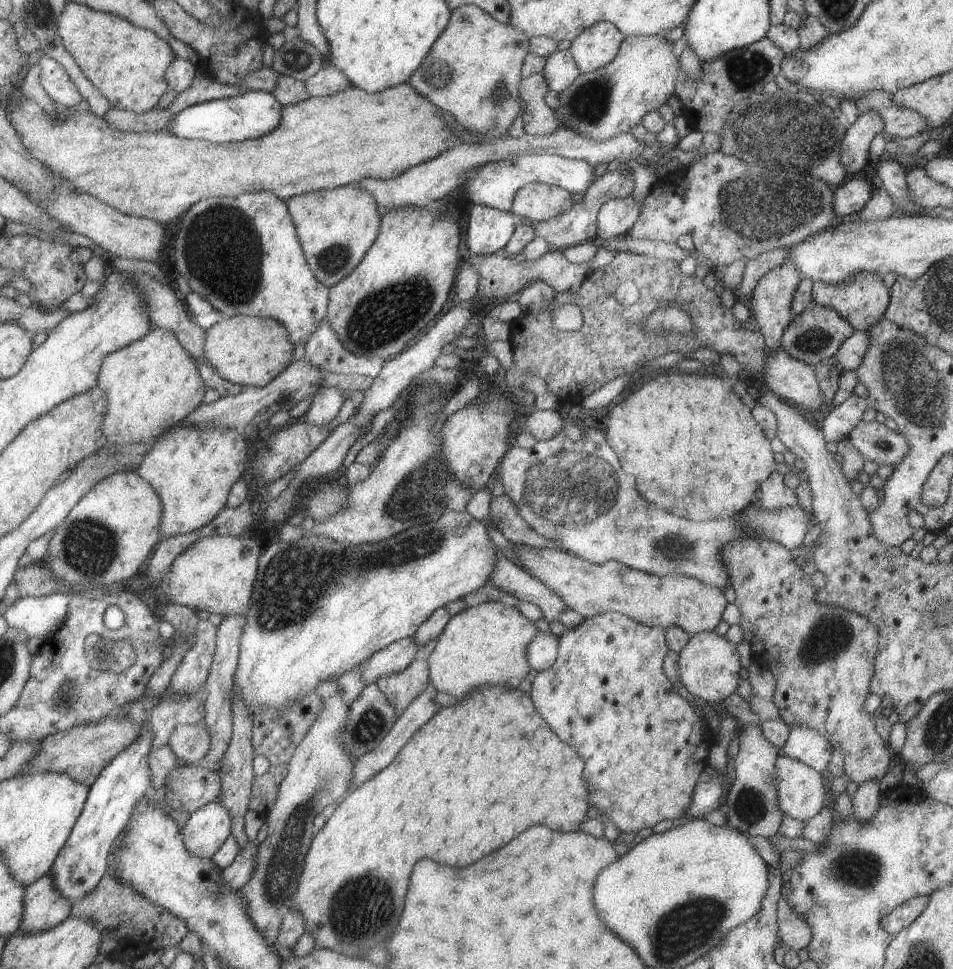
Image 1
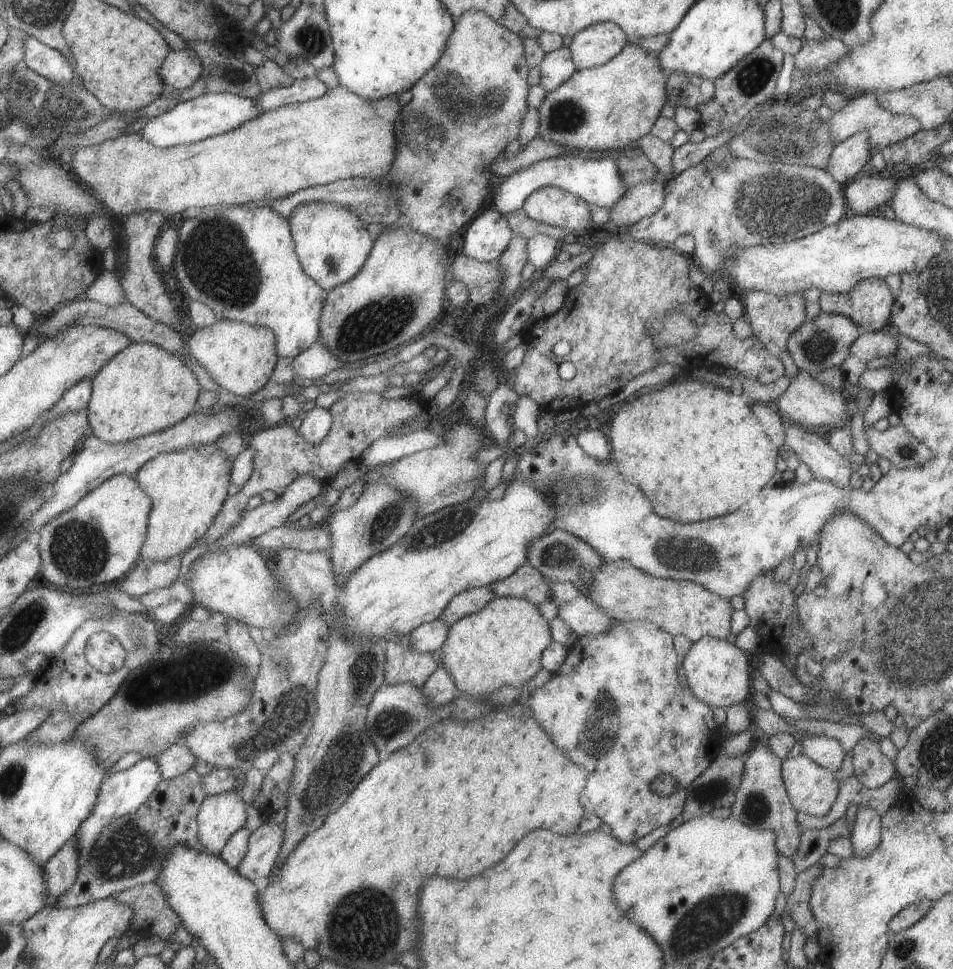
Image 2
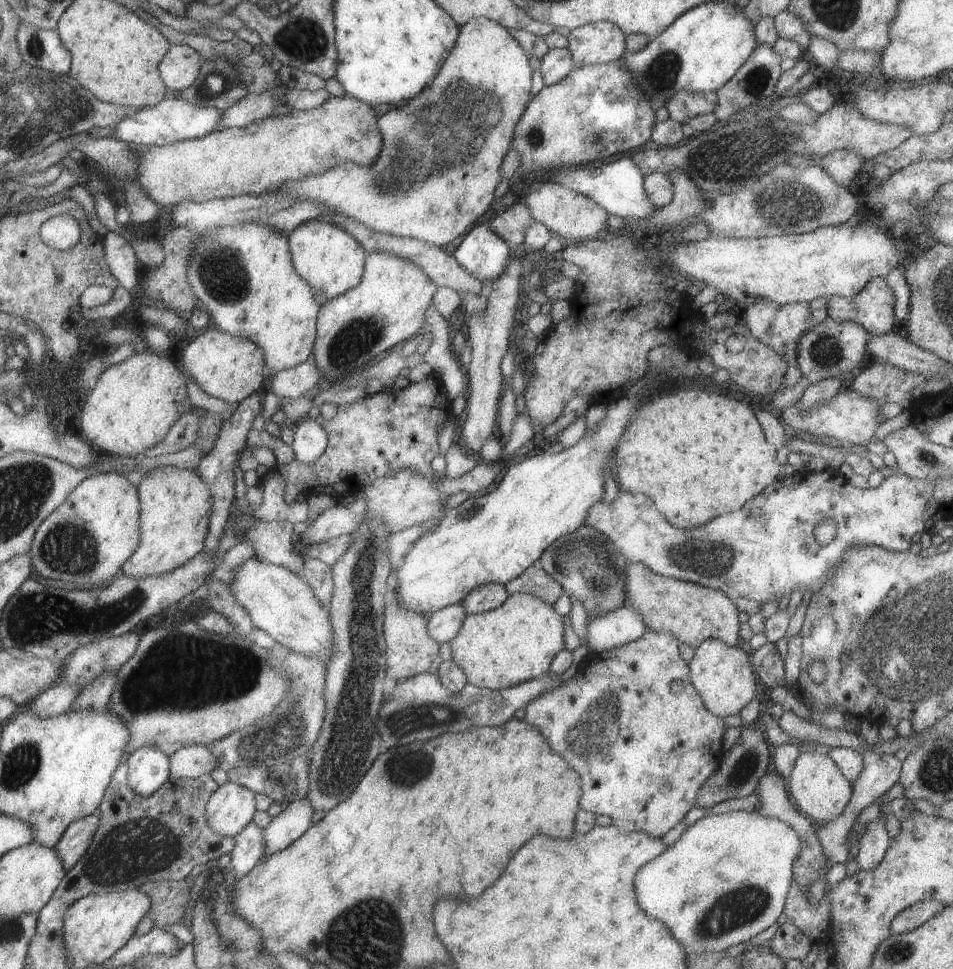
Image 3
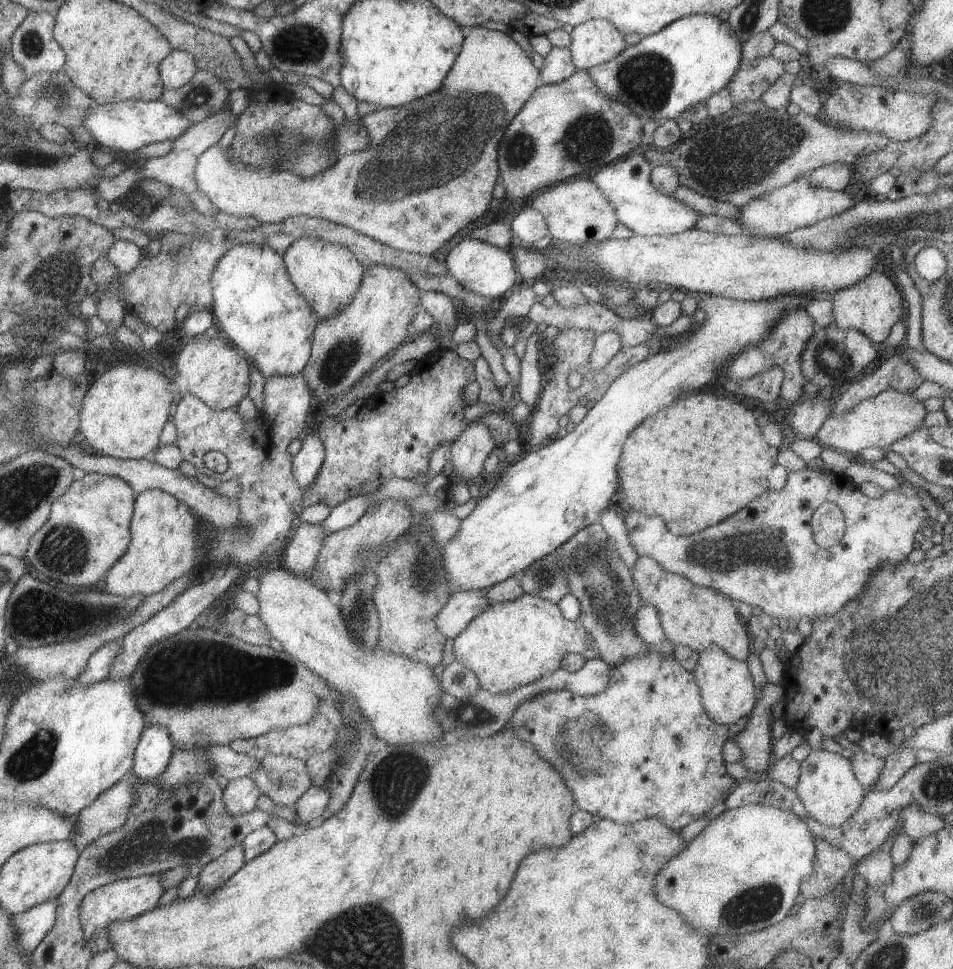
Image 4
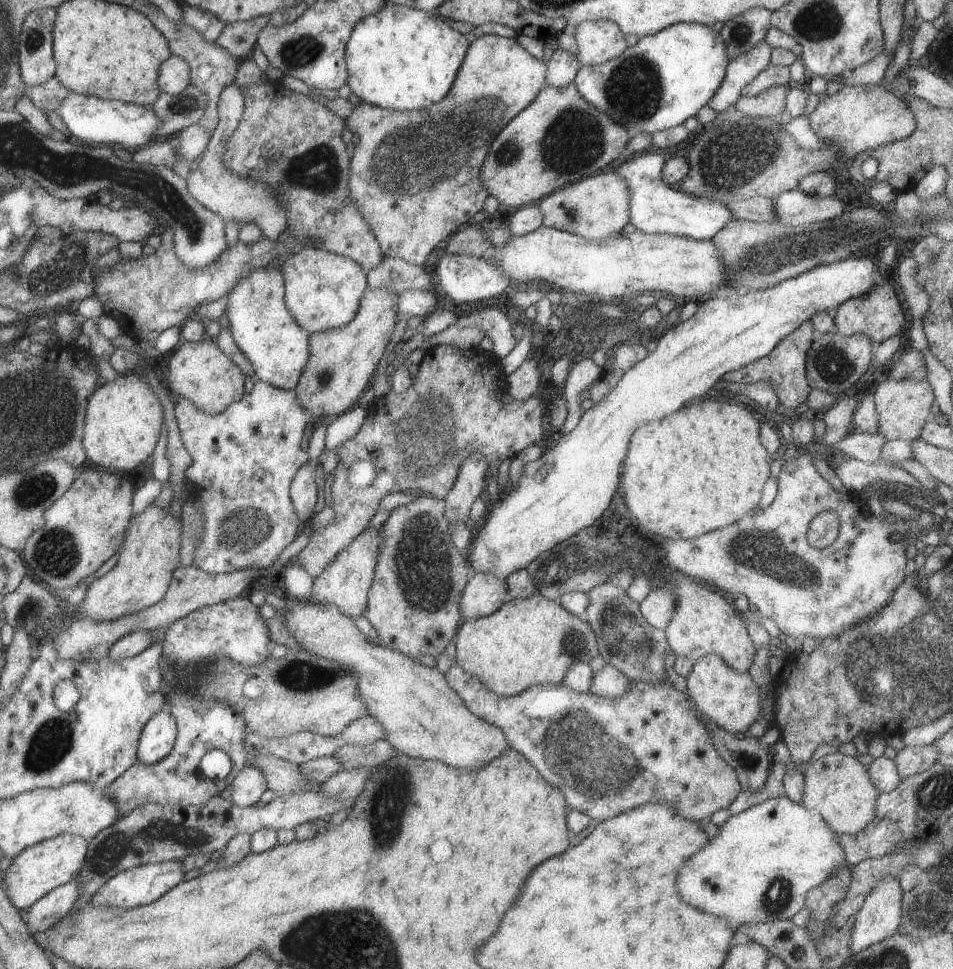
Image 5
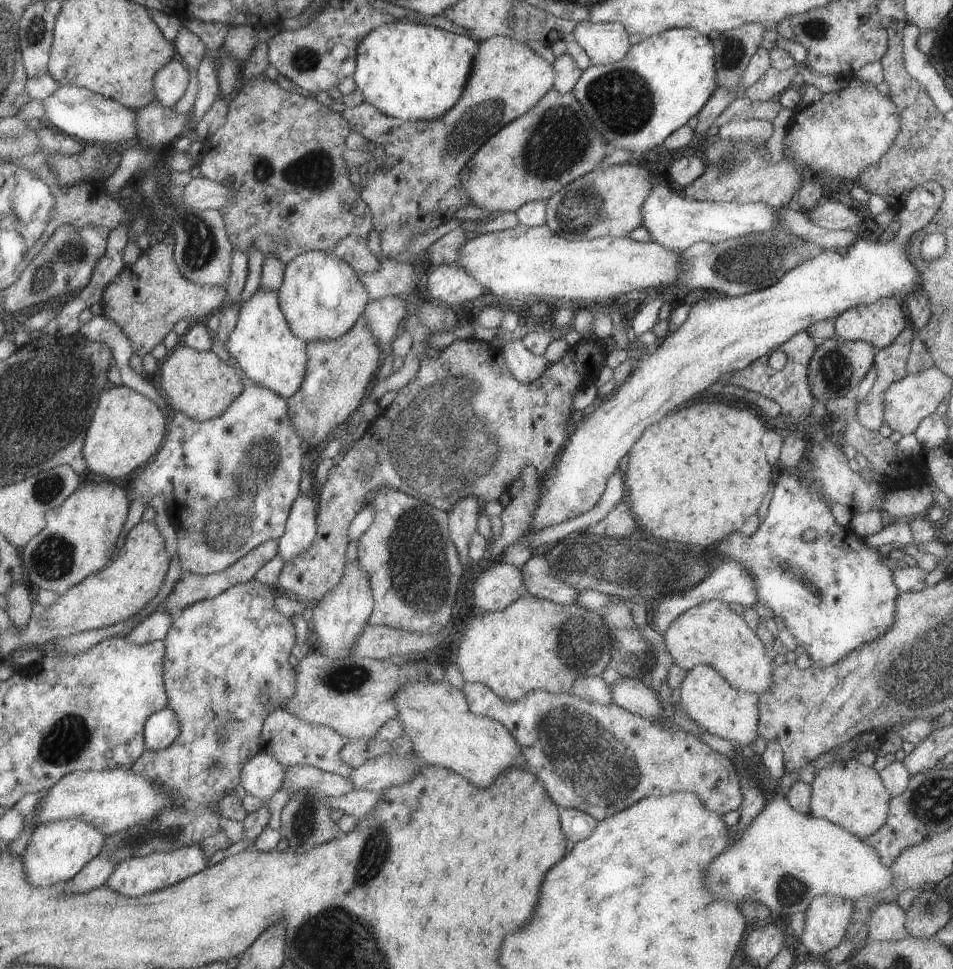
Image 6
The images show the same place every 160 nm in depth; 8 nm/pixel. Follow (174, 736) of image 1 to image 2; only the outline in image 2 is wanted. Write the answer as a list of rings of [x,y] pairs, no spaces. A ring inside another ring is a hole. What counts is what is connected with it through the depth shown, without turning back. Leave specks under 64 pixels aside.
[[[313,604],[310,607],[310,610],[306,611],[305,616],[303,616],[303,618],[297,622],[294,630],[289,630],[286,634],[281,634],[280,636],[275,636],[274,638],[270,635],[259,647],[261,650],[261,663],[258,667],[258,674],[255,676],[253,682],[253,691],[250,693],[248,704],[244,710],[236,713],[235,715],[230,715],[223,721],[199,722],[196,725],[192,725],[188,731],[182,734],[179,744],[181,744],[185,749],[188,749],[189,753],[193,754],[195,759],[205,762],[214,769],[228,769],[235,767],[243,772],[250,769],[258,769],[261,770],[263,774],[265,774],[266,771],[274,765],[275,760],[277,760],[277,758],[279,758],[279,756],[283,753],[295,753],[299,749],[299,746],[303,745],[303,742],[305,741],[305,738],[311,729],[312,719],[315,715],[316,703],[314,700],[314,693],[318,682],[319,670],[321,669],[321,666],[323,666],[324,659],[326,658],[326,649],[328,648],[329,638],[328,634],[329,631],[320,616],[320,609],[318,608],[318,605]]]

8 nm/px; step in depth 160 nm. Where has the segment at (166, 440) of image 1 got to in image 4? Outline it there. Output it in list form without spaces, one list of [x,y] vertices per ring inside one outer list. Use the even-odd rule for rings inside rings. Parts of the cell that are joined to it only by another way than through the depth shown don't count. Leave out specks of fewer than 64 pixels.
[[[159,489],[142,490],[134,498],[134,509],[130,520],[130,543],[101,580],[102,587],[112,595],[131,596],[140,594],[148,597],[163,590],[171,581],[191,571],[195,563],[195,547],[198,540],[199,518],[184,502]]]

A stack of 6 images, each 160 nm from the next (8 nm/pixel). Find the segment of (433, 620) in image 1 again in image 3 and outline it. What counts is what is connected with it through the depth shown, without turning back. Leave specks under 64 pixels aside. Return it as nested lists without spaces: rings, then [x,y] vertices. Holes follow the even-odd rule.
[[[487,583],[471,589],[469,594],[461,600],[461,604],[467,616],[497,608],[507,595],[501,583]]]

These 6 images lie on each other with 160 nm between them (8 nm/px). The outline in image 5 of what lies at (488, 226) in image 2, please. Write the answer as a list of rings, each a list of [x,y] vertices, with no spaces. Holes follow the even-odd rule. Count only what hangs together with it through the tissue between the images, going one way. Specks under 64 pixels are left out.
[[[443,253],[434,268],[439,293],[446,294],[456,303],[479,302],[495,298],[503,293],[510,283],[510,278],[486,257],[476,257],[465,253]]]

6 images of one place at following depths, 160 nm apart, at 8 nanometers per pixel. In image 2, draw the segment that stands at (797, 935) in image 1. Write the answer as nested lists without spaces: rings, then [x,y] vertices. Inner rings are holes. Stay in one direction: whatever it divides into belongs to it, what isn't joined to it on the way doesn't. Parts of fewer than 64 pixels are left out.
[[[820,861],[809,869],[797,873],[793,889],[790,895],[786,896],[784,911],[786,911],[793,924],[803,932],[806,938],[815,939],[819,934],[808,906],[808,899],[811,895],[810,883],[820,874],[821,867],[823,865]]]

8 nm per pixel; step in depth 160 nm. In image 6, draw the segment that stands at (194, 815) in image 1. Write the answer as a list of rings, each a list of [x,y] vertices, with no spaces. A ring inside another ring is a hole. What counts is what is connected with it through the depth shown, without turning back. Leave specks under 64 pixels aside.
[[[259,751],[243,765],[240,784],[247,795],[266,801],[280,788],[284,777],[283,766],[271,755]]]

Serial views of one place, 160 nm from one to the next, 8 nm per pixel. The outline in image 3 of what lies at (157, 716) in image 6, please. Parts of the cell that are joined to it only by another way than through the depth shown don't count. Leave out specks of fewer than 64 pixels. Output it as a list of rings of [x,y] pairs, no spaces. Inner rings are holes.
[[[142,746],[125,757],[128,787],[139,796],[153,794],[169,778],[168,756],[158,748]]]

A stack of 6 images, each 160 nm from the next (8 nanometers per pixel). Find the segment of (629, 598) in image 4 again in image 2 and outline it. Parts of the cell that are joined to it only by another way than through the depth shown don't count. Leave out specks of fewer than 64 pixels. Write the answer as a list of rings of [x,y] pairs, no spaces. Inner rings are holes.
[[[558,529],[549,530],[528,543],[526,546],[526,562],[548,581],[573,583],[578,594],[583,594],[583,596],[586,593],[586,588],[591,585],[594,571],[604,563],[600,555],[586,546],[585,542]]]

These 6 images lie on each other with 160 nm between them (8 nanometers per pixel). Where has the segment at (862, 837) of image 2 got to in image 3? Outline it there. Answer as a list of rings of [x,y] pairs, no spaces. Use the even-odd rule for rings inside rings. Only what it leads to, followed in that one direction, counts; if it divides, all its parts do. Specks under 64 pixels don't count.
[[[881,819],[872,820],[864,826],[862,835],[858,837],[858,852],[855,857],[859,869],[871,870],[883,858],[885,851],[890,843],[890,836],[887,829],[884,827],[884,822]]]

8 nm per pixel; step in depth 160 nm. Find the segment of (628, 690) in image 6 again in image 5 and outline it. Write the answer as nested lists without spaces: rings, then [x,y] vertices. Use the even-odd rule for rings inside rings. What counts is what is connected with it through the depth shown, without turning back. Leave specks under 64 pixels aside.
[[[605,663],[603,668],[592,672],[589,694],[615,699],[626,693],[628,689],[628,678]]]

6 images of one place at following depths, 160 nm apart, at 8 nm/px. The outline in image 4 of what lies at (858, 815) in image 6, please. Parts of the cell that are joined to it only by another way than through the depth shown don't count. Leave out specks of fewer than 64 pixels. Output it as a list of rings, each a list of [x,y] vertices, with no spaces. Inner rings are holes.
[[[812,750],[801,762],[800,773],[794,791],[803,803],[806,813],[817,822],[828,827],[838,827],[859,808],[865,789],[855,778],[850,760],[839,753]]]

